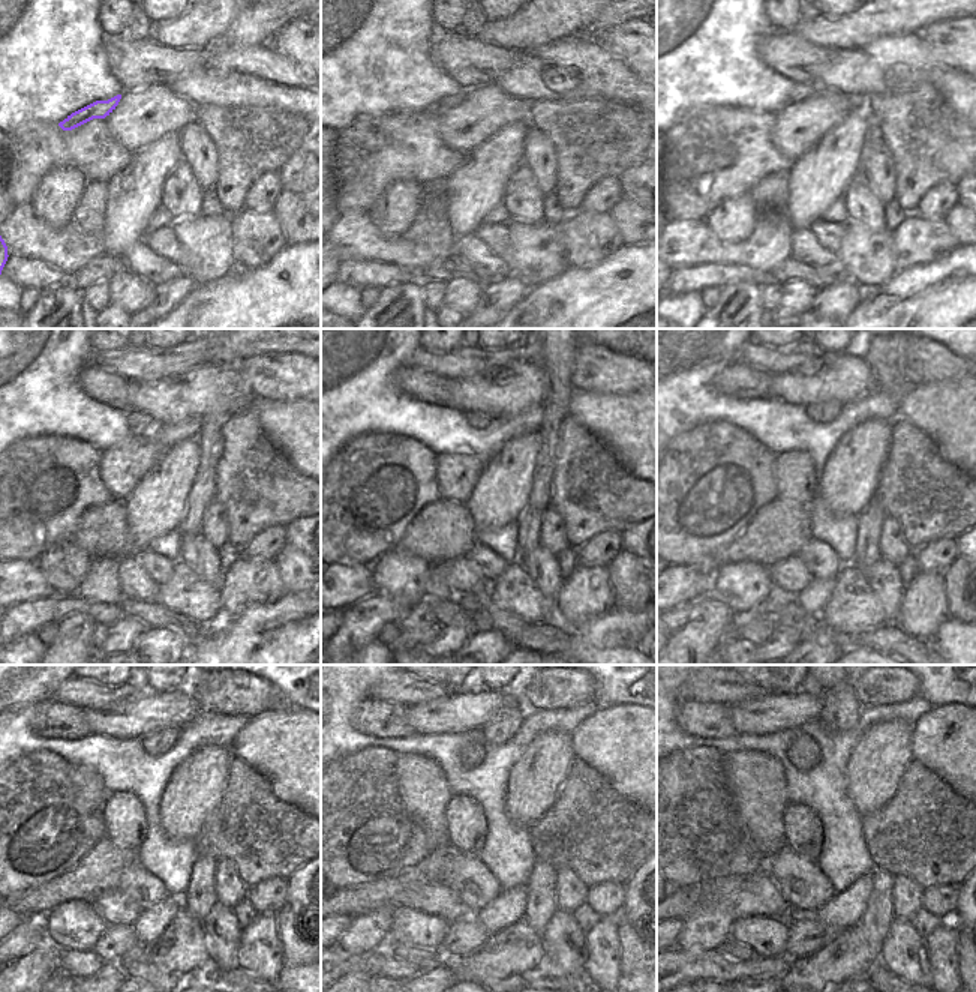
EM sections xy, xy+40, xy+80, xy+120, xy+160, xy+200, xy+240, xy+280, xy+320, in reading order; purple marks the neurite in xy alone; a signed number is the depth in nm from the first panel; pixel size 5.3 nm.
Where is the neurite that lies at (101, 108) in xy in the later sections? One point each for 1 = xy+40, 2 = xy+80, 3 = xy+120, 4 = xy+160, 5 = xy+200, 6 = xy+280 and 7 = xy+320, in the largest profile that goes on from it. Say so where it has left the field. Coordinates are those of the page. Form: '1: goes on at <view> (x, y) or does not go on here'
1: goes on at xy+40 (447, 104)
2: goes on at xy+80 (801, 92)
3: goes on at xy+120 (138, 422)
4: goes on at xy+160 (479, 420)
5: goes on at xy+200 (825, 411)
6: goes on at xy+280 (505, 722)
7: goes on at xy+320 (841, 709)

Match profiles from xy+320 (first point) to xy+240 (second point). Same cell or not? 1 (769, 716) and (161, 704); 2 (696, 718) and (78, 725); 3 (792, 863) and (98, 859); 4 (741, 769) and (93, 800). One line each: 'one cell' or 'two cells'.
1: one cell
2: one cell
3: two cells
4: one cell

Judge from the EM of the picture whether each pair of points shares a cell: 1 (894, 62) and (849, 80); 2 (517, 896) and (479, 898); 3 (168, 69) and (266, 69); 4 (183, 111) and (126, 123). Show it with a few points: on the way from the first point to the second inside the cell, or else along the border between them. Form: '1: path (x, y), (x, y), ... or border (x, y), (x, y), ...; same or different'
1: path (883, 68), (859, 72); same
2: border (502, 890), (473, 916); different
3: border (212, 50), (212, 54), (200, 66), (168, 84); different
4: path (170, 111), (161, 111), (152, 120), (140, 120); same

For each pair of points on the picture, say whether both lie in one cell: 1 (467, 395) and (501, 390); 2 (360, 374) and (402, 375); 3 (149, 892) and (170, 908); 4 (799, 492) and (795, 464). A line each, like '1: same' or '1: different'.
1: same
2: different
3: different
4: same

